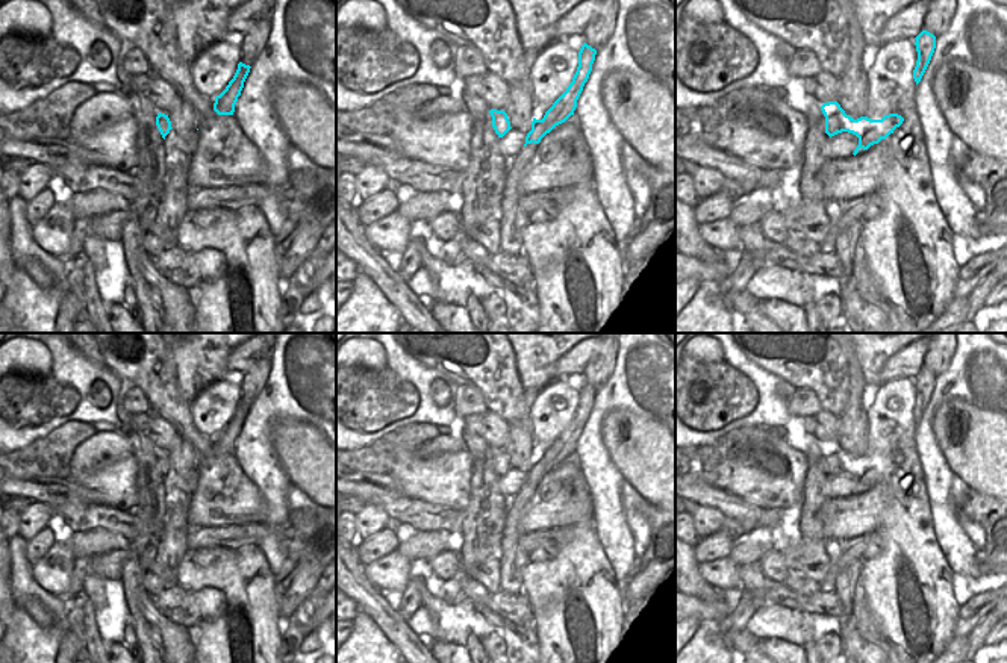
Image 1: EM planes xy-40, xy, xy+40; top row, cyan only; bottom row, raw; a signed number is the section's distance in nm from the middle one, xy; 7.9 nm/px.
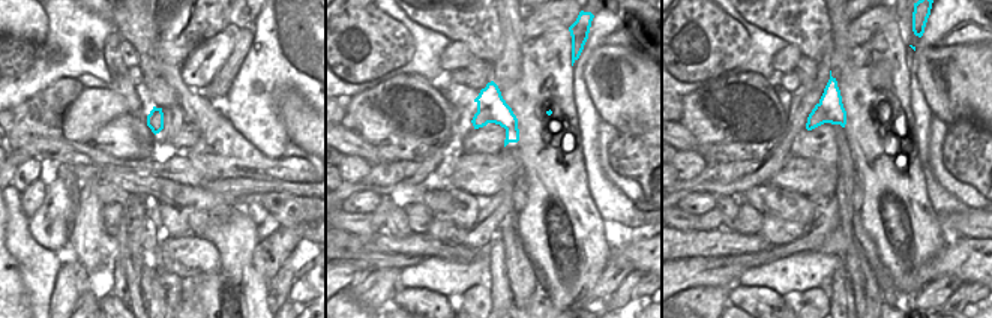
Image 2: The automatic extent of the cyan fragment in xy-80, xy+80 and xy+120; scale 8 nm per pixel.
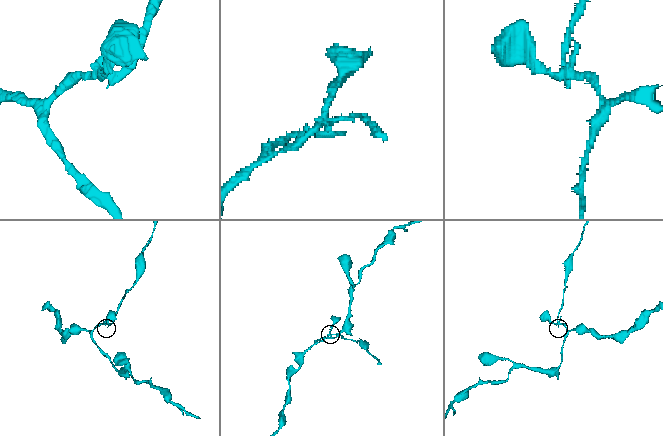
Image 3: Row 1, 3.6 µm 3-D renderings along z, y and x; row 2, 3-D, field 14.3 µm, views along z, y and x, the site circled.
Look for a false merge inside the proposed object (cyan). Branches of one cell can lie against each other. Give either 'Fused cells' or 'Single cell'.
Fused cells

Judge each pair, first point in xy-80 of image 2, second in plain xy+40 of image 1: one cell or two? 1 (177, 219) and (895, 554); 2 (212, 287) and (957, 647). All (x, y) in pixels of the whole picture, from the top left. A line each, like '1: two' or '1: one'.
1: one
2: two

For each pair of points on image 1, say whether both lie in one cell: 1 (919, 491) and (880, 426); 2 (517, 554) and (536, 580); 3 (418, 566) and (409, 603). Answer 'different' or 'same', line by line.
1: same
2: different
3: same

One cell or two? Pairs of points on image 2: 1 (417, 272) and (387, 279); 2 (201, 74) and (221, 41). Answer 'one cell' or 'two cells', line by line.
1: two cells
2: one cell

